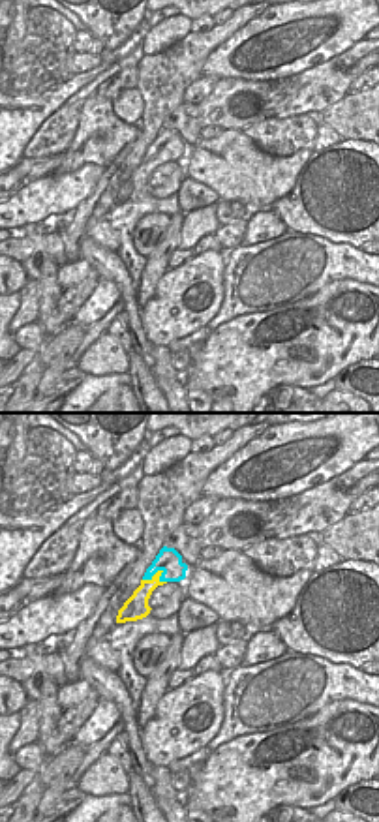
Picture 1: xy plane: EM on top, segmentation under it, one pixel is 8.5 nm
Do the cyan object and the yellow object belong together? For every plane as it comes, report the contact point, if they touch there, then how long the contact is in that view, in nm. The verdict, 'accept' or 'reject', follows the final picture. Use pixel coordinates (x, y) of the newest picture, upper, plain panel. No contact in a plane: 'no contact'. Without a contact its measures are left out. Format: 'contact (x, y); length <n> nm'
contact (152, 154); length 220 nm

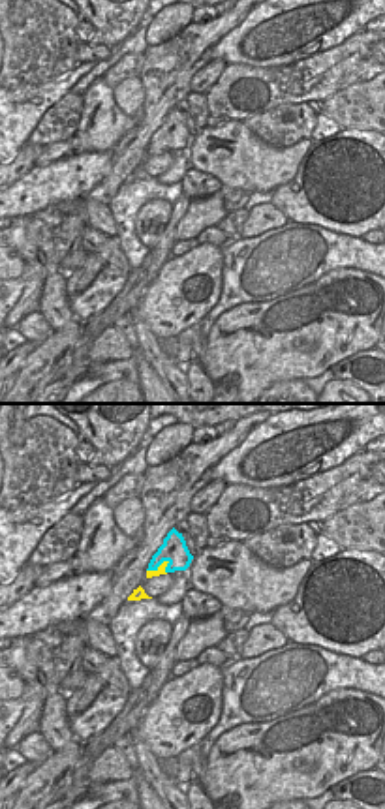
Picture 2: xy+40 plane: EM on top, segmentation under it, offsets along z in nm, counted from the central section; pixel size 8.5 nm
contact (158, 145); length 220 nm

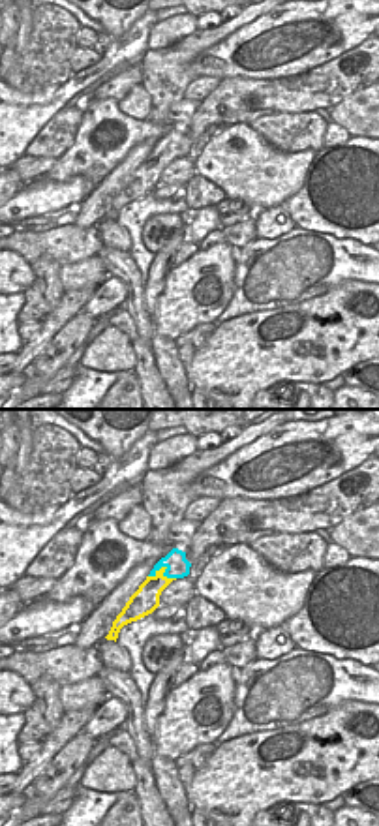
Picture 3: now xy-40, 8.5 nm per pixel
contact (166, 149); length 240 nm

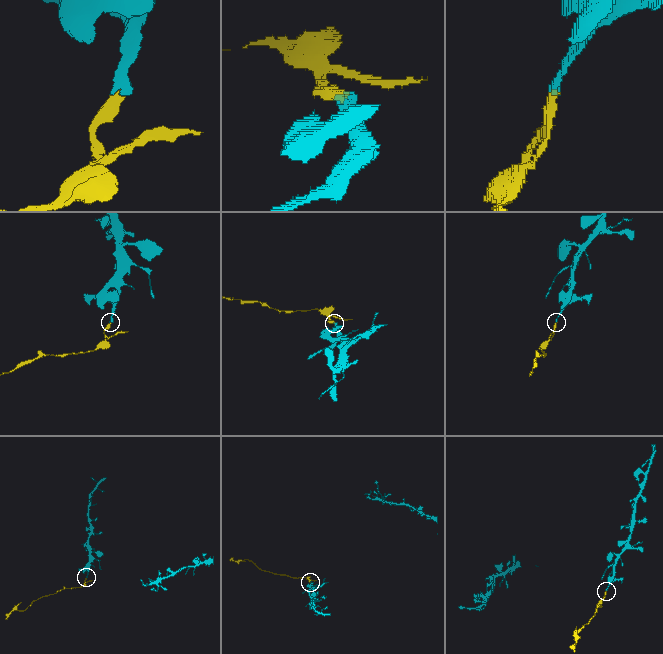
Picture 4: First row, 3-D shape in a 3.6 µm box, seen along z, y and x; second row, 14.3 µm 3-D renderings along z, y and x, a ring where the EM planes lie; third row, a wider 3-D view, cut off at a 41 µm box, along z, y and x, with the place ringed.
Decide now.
reject

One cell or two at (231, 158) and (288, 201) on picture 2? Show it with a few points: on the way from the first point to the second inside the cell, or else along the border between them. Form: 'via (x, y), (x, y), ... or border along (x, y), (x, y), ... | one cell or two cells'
border along (303, 156), (297, 173), (278, 184), (269, 196) | two cells

